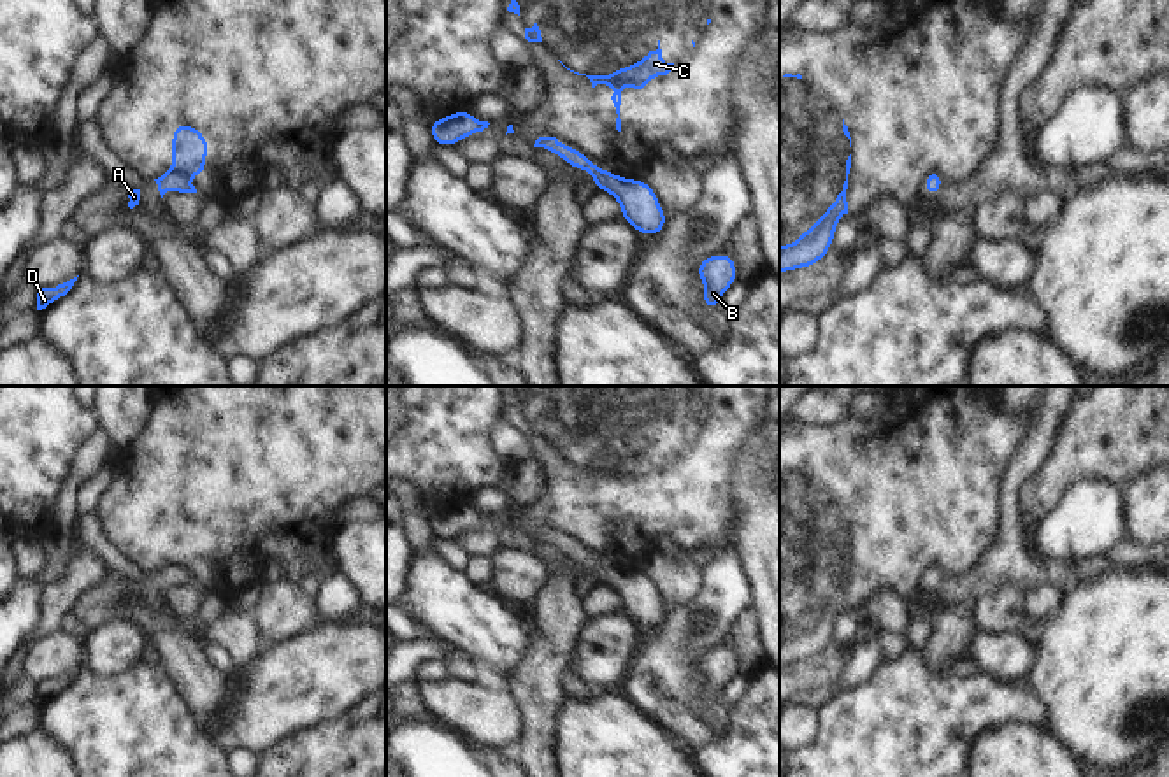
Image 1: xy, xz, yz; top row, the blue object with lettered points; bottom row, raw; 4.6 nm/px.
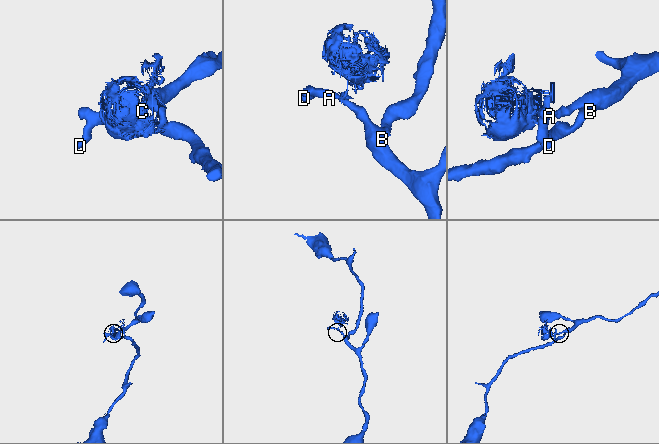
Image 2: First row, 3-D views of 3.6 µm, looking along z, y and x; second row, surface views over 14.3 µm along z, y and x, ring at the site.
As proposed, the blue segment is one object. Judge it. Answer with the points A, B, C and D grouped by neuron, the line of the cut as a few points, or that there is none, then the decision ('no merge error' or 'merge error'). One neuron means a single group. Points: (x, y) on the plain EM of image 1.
groups A B D / C; cut xy (158, 570), (183, 569), (186, 572); merge error

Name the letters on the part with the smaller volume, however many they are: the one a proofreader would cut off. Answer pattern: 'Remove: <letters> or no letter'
Remove: C

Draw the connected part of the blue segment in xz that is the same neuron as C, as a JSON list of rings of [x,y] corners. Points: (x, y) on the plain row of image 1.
[[[658,433],[658,442],[649,444],[641,454],[635,458],[628,458],[625,461],[616,461],[607,468],[586,468],[592,475],[592,481],[597,477],[606,477],[614,482],[611,493],[616,500],[616,523],[621,524],[620,512],[620,498],[621,498],[621,481],[630,477],[637,488],[646,486],[646,475],[649,472],[656,472],[660,468],[667,468],[672,463],[674,456],[667,456],[662,453],[662,442]]]

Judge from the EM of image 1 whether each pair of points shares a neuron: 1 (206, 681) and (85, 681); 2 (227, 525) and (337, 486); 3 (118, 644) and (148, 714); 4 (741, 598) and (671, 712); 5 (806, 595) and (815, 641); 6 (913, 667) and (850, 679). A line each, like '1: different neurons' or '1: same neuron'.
1: different neurons
2: same neuron
3: different neurons
4: same neuron
5: same neuron
6: different neurons

